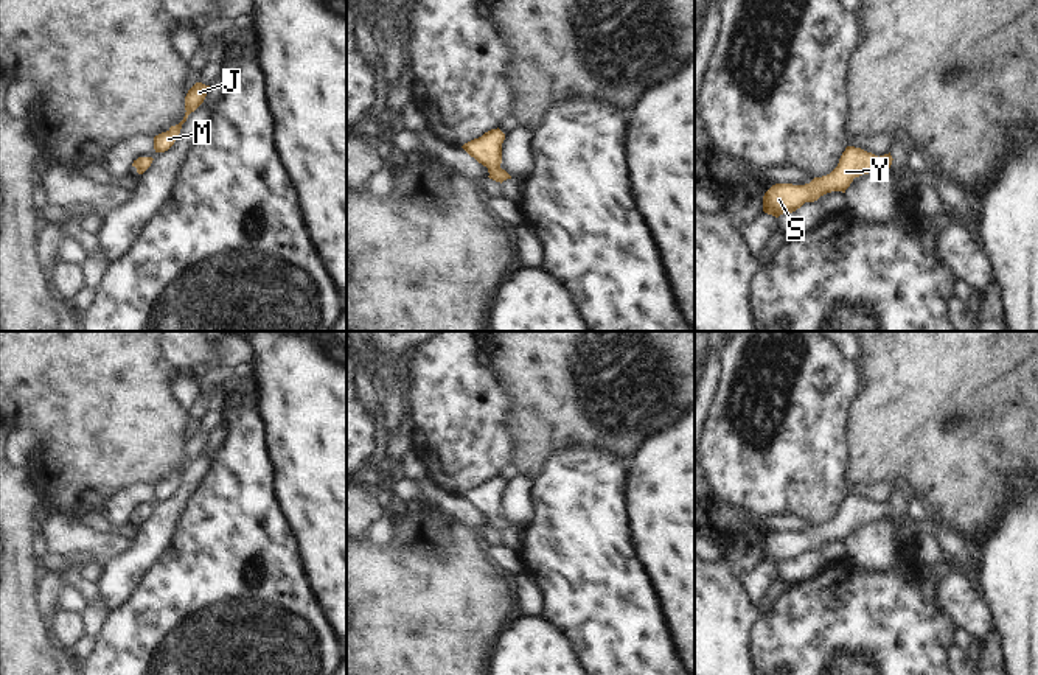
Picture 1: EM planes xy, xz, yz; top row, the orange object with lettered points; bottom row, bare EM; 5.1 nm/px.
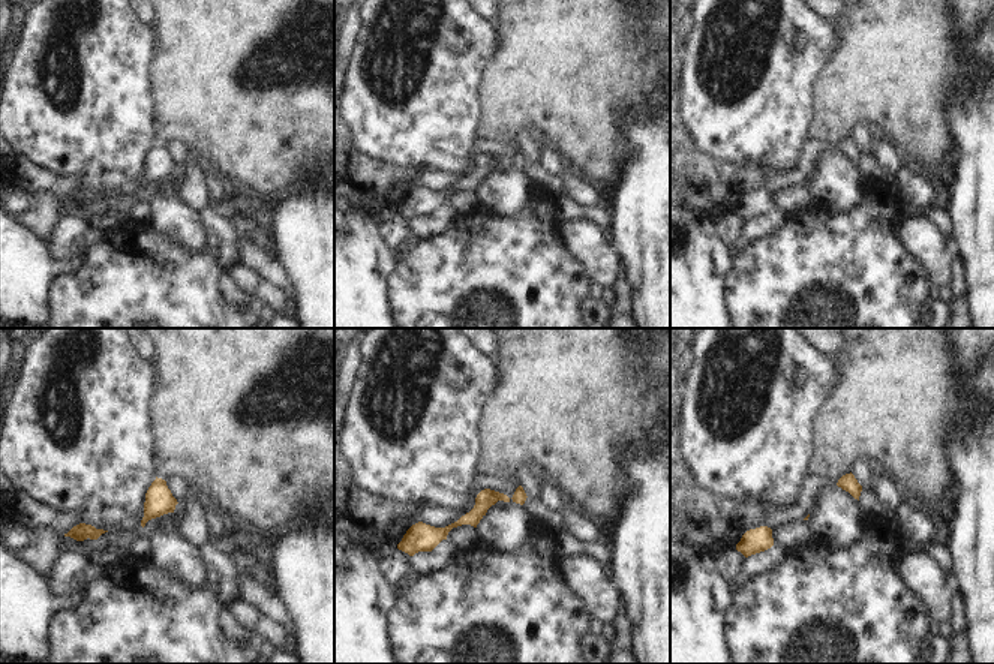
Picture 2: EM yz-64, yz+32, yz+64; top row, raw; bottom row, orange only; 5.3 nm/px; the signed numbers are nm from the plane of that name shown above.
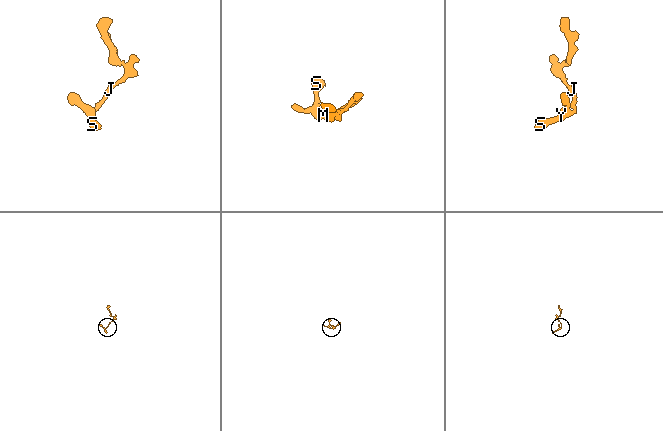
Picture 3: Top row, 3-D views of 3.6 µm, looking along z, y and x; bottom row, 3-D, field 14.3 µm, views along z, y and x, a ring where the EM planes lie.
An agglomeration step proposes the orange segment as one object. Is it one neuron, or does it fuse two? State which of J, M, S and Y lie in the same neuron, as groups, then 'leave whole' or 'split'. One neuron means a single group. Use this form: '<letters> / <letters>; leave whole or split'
J M S Y; leave whole

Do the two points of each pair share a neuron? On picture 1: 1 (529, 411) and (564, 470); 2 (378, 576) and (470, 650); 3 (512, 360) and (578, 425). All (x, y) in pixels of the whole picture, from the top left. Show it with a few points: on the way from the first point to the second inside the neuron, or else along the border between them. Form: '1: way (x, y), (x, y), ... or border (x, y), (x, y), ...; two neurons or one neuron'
1: border (589, 445), (575, 445), (552, 453), (533, 479); two neurons
2: way (406, 604), (409, 607), (445, 607), (460, 622); one neuron
3: way (529, 375), (561, 408); one neuron

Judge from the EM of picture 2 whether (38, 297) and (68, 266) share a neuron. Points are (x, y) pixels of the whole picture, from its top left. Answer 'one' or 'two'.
one

